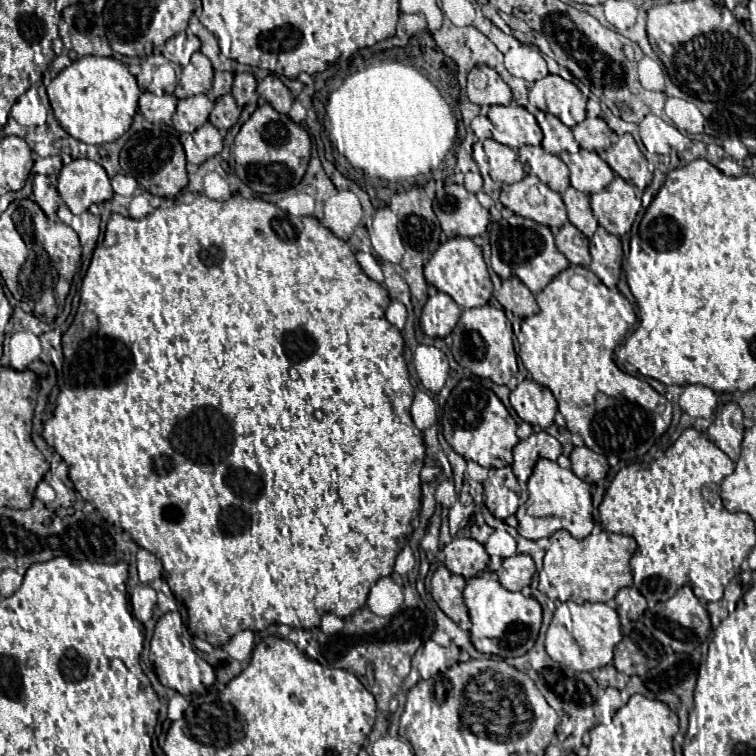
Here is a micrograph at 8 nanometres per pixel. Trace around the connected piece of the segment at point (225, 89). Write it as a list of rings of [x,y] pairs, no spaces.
[[[216,72],[212,94],[214,94],[216,98],[218,98],[218,96],[224,96],[224,94],[230,92],[230,86],[232,86],[232,74],[228,74],[228,72]]]

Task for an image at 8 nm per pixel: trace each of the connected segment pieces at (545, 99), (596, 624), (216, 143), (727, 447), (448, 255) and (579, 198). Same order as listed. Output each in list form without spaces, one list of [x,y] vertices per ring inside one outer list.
[[[548,74],[546,78],[534,82],[528,98],[542,112],[558,116],[568,128],[574,128],[586,118],[586,100],[580,88],[562,76]]]
[[[562,602],[554,612],[554,618],[550,622],[550,628],[546,632],[546,652],[552,660],[576,670],[576,672],[592,672],[596,668],[602,668],[606,664],[612,662],[612,652],[614,646],[622,640],[622,632],[620,632],[620,620],[618,620],[618,612],[614,608],[610,608],[604,602],[584,602],[584,604],[574,604],[574,602]]]
[[[210,122],[200,126],[196,132],[184,134],[182,144],[187,162],[196,166],[222,152],[222,136]]]
[[[728,402],[708,428],[708,438],[726,452],[732,460],[740,456],[740,444],[744,438],[744,414],[736,402]]]
[[[456,236],[456,238],[446,240],[446,244],[440,244],[438,250],[428,260],[428,264],[424,266],[424,278],[436,290],[452,296],[454,302],[462,308],[484,306],[484,304],[488,304],[488,300],[492,296],[492,280],[490,280],[488,268],[484,264],[482,250],[470,238]]]
[[[572,186],[562,194],[562,200],[566,204],[568,210],[568,218],[570,222],[588,238],[592,238],[592,234],[598,228],[598,222],[590,210],[590,196],[584,192],[574,190]]]

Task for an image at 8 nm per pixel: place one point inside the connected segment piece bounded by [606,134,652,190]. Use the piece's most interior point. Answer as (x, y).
(625, 158)

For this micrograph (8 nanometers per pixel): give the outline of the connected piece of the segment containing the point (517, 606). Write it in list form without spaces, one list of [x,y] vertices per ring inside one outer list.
[[[480,576],[470,578],[464,588],[464,600],[470,612],[470,636],[472,644],[482,654],[494,654],[502,658],[514,658],[526,654],[540,632],[542,624],[542,606],[536,598],[524,596],[522,592],[506,590],[496,578]]]

